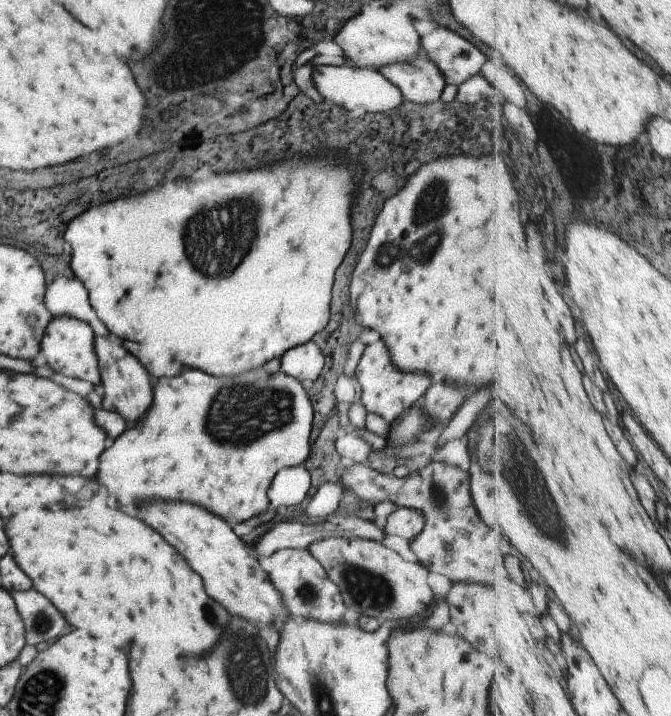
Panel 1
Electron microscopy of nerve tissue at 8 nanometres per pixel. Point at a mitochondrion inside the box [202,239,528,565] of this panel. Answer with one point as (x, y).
(240, 406)

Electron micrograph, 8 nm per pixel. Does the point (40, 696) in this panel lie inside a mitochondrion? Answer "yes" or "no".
yes

